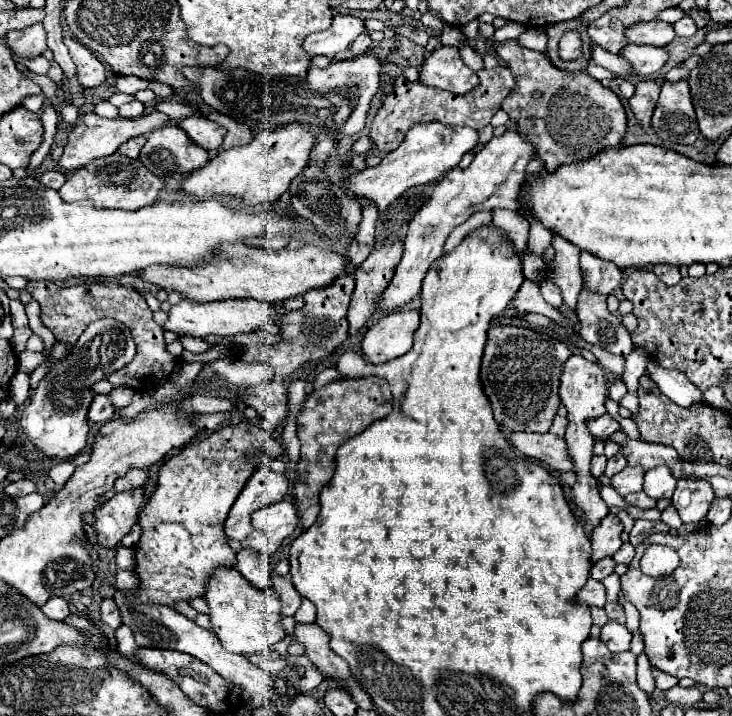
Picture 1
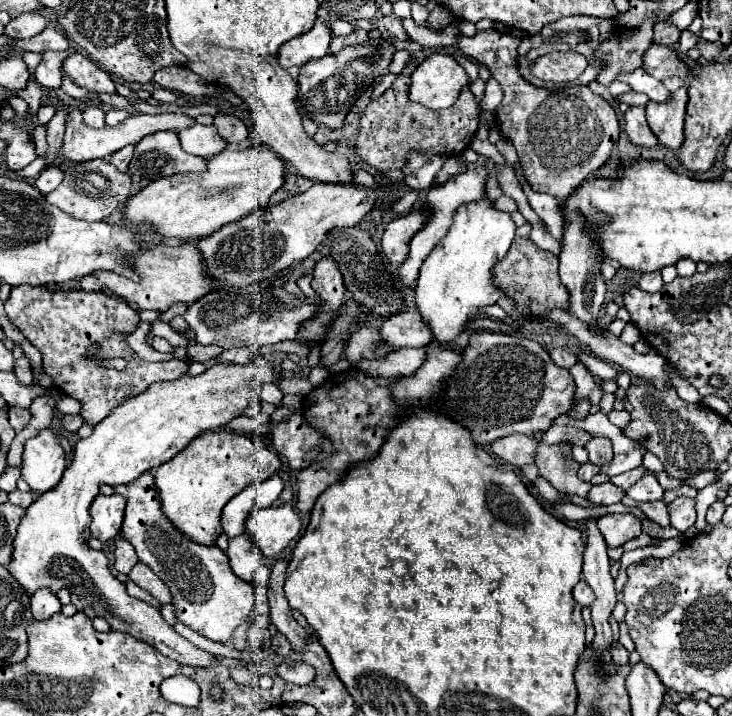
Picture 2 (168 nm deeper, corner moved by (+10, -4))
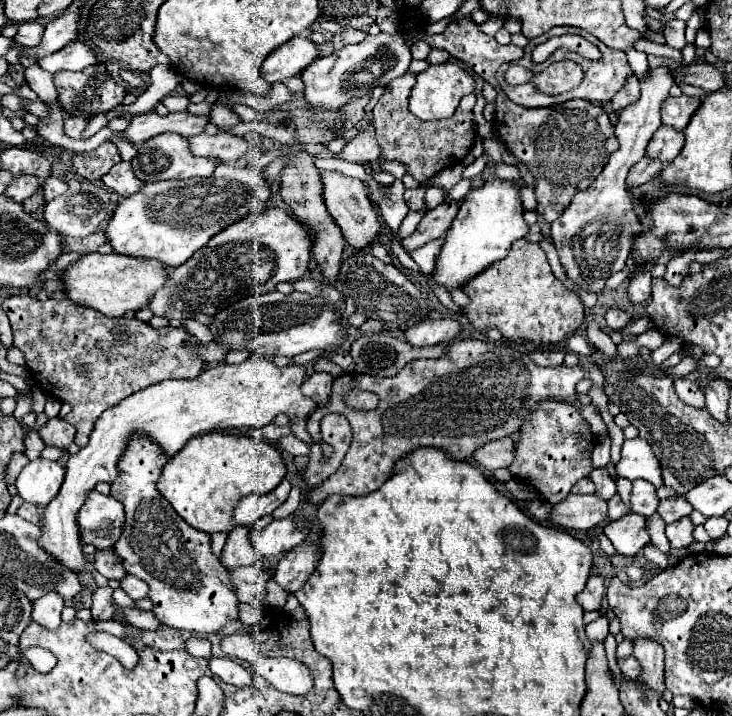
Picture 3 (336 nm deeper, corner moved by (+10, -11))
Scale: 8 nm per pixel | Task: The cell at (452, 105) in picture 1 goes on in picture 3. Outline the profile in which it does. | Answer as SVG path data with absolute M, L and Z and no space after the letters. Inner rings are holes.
M406 73L394 81L388 83L388 89L378 99L374 111L372 111L372 127L376 131L376 141L380 145L380 159L372 163L372 169L376 173L382 171L384 161L400 161L406 167L406 173L412 175L416 181L424 183L426 179L434 177L438 171L454 167L462 163L462 159L472 149L472 143L476 139L476 129L472 121L472 107L476 105L476 95L470 93L462 97L456 113L442 121L422 121L416 115L410 115L406 99L410 97L410 91L416 83L416 77L412 73Z

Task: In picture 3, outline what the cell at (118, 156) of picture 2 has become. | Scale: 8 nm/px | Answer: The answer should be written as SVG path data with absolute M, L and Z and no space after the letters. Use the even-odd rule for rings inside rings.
M120 161L116 163L116 167L106 173L102 177L102 183L108 187L108 189L114 189L118 195L122 197L128 197L128 195L134 195L138 189L142 189L142 181L134 177L132 173L132 165L128 161Z

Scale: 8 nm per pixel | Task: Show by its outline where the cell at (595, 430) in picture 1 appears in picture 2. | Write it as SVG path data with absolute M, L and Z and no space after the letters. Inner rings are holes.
M594 436L588 444L586 444L586 450L590 454L590 462L596 464L596 466L604 466L612 460L614 452L612 452L612 442L608 438L598 438Z

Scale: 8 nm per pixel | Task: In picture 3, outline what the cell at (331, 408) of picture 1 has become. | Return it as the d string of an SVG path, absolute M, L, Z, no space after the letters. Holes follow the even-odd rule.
M476 339L454 341L446 355L440 359L416 359L410 361L394 377L372 377L372 375L340 375L334 379L330 399L326 407L316 407L306 421L308 433L320 433L320 419L328 413L346 415L352 427L352 443L340 465L324 483L310 489L308 499L320 505L328 495L368 495L376 491L394 471L398 457L422 447L442 447L452 459L470 461L476 447L482 443L510 437L520 431L522 419L538 407L542 399L562 399L574 403L580 409L582 419L590 425L592 433L606 435L606 425L600 413L582 405L576 397L576 385L584 377L584 371L576 367L560 367L560 389L552 387L548 375L556 367L540 367L530 355L500 343ZM352 389L372 391L380 397L380 403L372 411L362 411L346 405L344 397ZM518 405L520 409L514 409Z

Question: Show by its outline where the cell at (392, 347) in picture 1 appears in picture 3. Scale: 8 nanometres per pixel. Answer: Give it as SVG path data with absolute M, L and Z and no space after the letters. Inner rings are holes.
M426 319L404 331L404 341L412 347L428 347L436 343L450 343L460 333L456 319Z

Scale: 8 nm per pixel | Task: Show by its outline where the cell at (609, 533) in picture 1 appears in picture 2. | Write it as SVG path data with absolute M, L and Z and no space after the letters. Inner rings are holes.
M608 514L598 520L598 530L602 532L608 548L626 544L642 534L640 518L634 514Z

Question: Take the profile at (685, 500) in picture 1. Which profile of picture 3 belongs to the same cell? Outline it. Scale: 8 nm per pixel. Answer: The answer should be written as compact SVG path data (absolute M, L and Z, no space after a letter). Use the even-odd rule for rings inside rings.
M682 517L682 519L678 519L678 521L670 523L670 525L666 525L666 537L670 539L672 549L688 547L688 545L694 541L692 529L694 529L694 525L692 525L690 517Z

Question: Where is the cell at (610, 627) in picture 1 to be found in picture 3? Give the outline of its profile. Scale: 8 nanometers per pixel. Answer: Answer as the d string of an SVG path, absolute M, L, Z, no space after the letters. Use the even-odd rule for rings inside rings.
M634 657L618 659L618 667L626 679L636 679L640 675L640 663Z

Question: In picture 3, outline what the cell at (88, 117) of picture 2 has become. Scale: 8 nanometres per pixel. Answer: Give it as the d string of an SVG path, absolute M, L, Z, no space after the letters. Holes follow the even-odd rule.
M69 117L64 120L64 131L73 139L81 139L88 121L80 117Z

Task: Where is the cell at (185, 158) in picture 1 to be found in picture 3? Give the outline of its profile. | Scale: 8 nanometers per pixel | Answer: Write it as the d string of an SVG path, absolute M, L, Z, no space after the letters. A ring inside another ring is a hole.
M158 135L142 145L138 145L138 153L132 159L134 175L144 181L168 181L168 179L190 179L190 177L210 177L216 169L216 159L212 157L194 157L188 149L188 141L180 135Z

